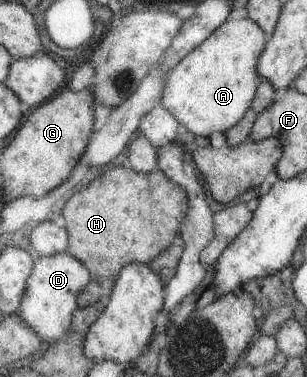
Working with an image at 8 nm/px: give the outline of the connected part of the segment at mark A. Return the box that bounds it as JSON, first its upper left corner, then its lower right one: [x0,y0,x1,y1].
[158,17,267,137]

